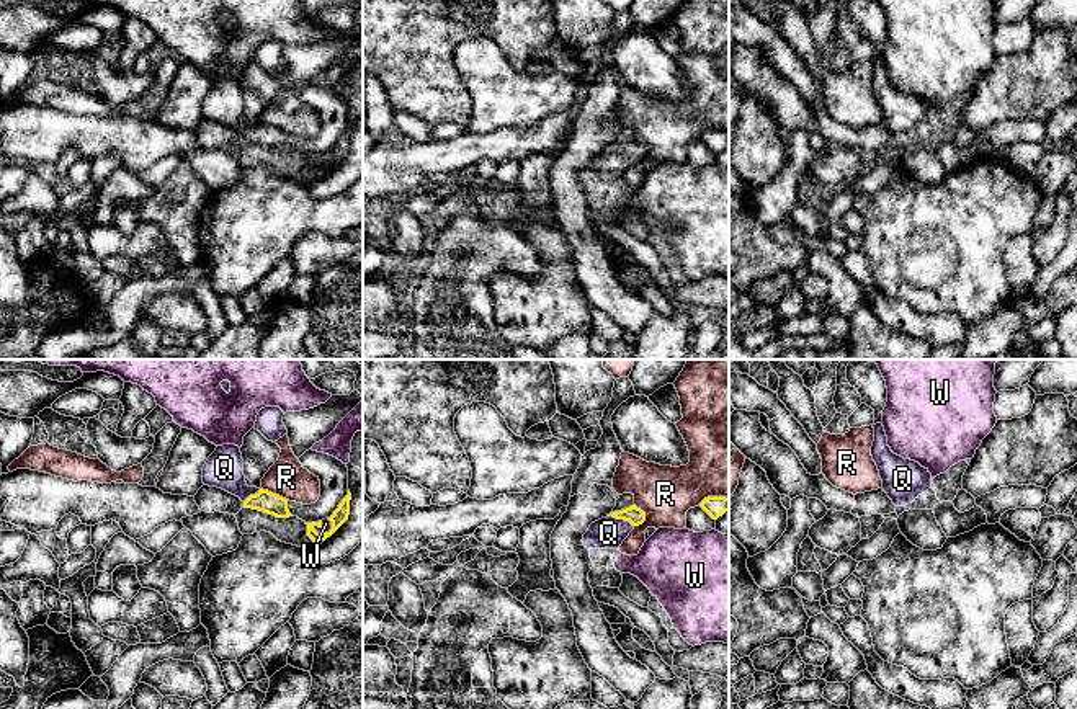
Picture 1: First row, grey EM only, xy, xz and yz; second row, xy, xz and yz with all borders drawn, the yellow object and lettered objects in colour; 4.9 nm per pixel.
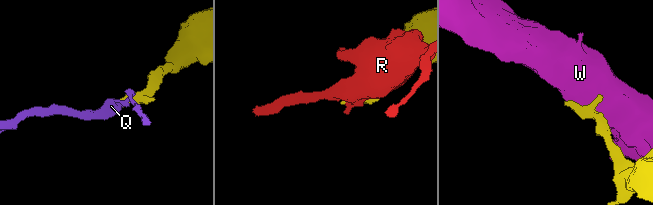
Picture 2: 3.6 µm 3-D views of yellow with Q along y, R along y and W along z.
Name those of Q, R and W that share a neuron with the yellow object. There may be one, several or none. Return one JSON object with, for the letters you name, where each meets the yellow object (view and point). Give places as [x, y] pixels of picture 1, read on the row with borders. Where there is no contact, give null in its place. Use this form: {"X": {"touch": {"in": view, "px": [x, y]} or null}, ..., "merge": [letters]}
{"Q": {"touch": {"in": "xz", "px": [621, 518]}}, "merge": ["Q"]}

